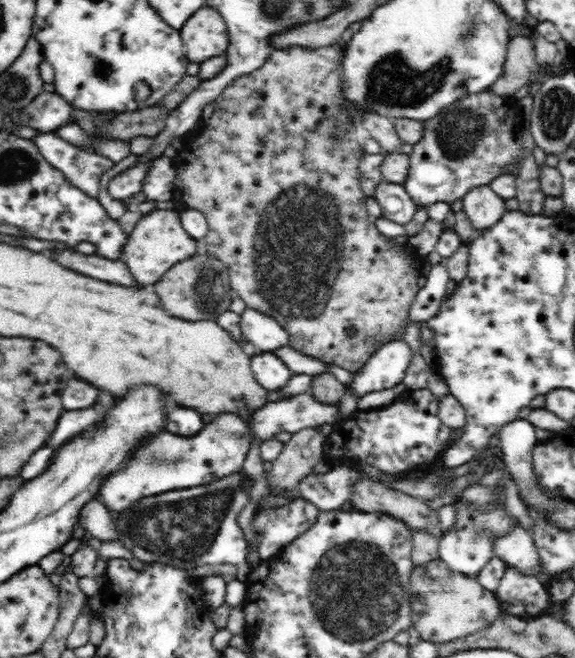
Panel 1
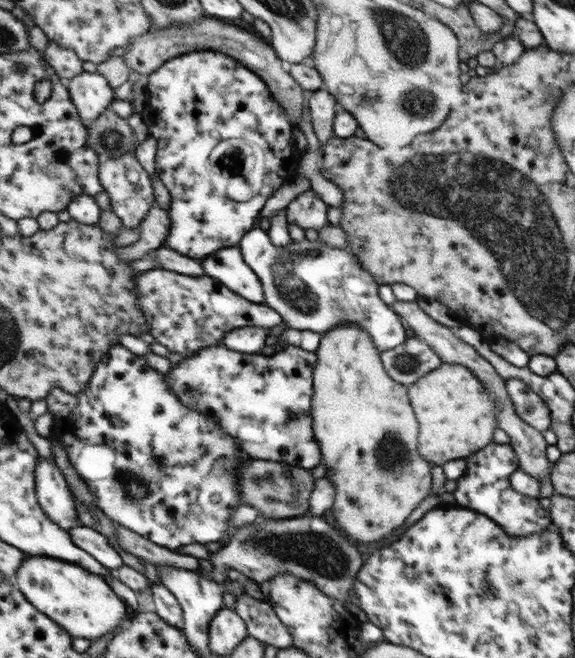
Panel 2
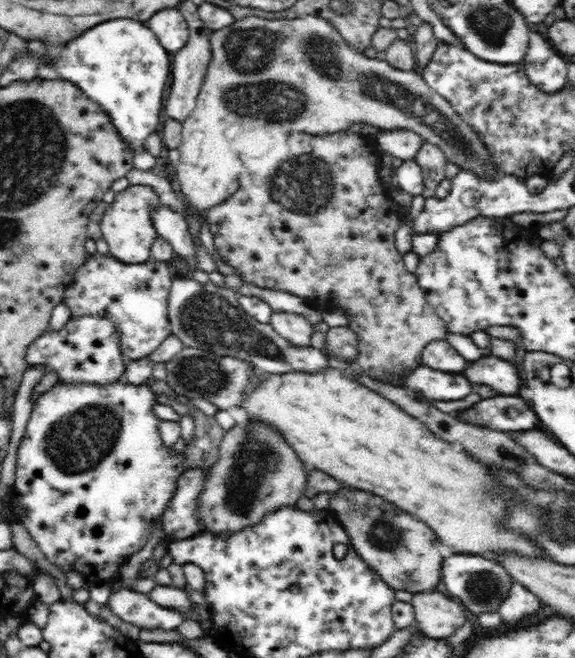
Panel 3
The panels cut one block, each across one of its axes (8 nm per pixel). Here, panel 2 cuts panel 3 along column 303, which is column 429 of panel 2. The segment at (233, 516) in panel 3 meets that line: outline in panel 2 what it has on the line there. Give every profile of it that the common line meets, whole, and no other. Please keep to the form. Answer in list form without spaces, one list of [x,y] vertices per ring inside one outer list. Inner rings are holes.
[[[339,325],[326,332],[321,337],[319,346],[315,353],[317,354],[318,376],[313,376],[313,392],[314,392],[314,420],[313,434],[318,436],[318,446],[322,451],[322,462],[326,464],[326,477],[330,478],[330,482],[336,488],[336,500],[332,507],[332,516],[336,520],[336,528],[338,528],[351,541],[356,542],[358,547],[365,548],[368,542],[372,540],[382,540],[384,536],[388,536],[392,530],[396,530],[400,524],[404,524],[404,520],[412,514],[412,510],[430,496],[430,488],[432,488],[432,464],[428,460],[424,460],[418,452],[418,432],[420,432],[420,422],[417,420],[416,413],[413,411],[412,400],[410,400],[409,391],[406,386],[395,381],[393,377],[386,372],[385,366],[381,361],[381,356],[377,352],[377,344],[367,333],[362,331],[357,325]]]

